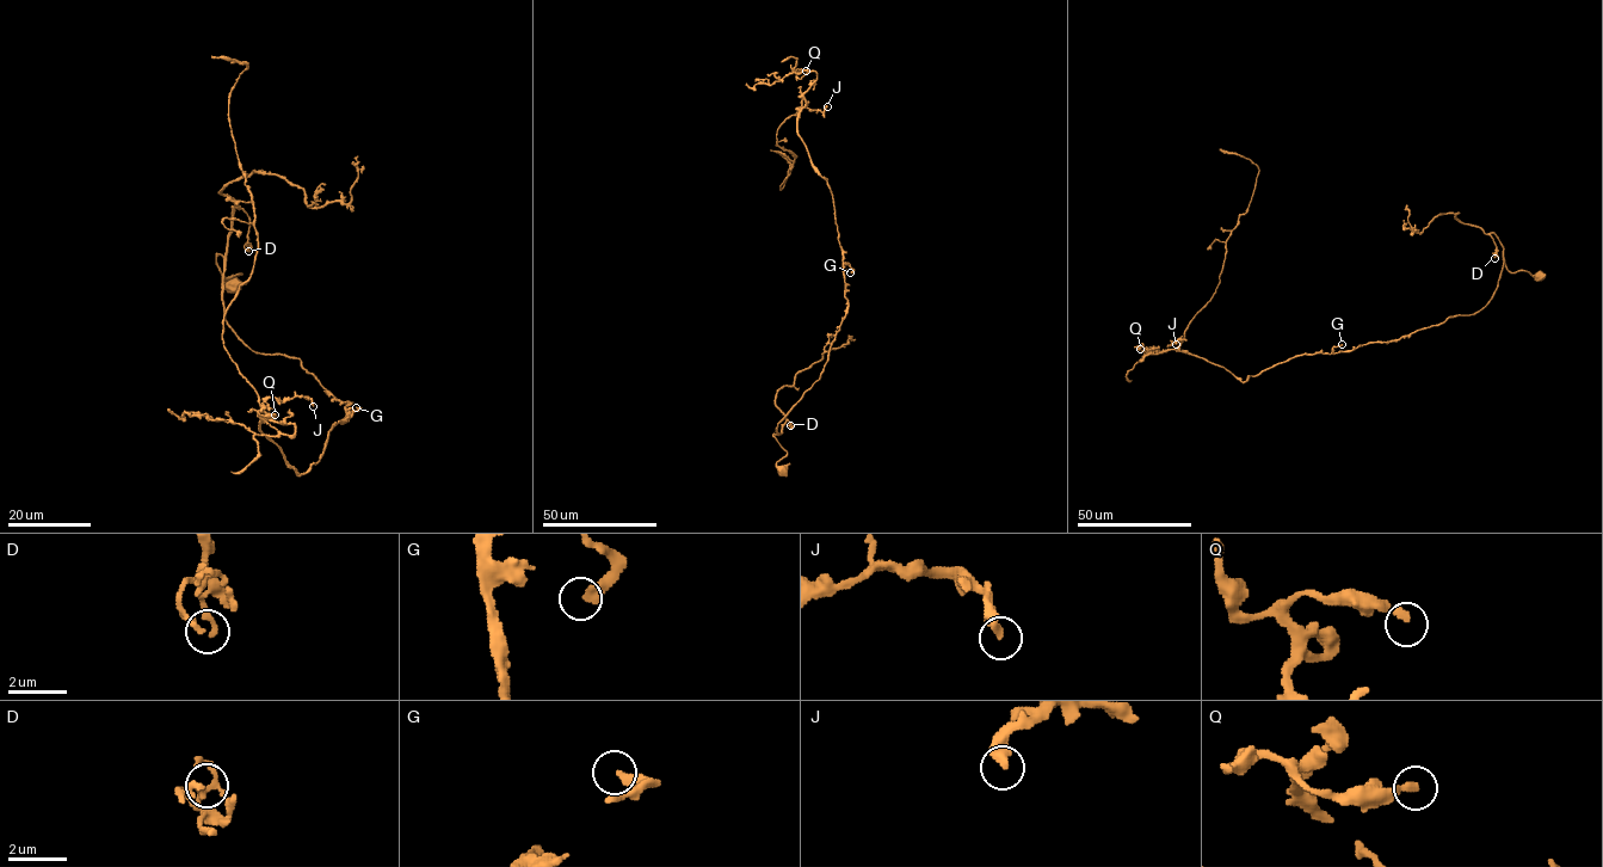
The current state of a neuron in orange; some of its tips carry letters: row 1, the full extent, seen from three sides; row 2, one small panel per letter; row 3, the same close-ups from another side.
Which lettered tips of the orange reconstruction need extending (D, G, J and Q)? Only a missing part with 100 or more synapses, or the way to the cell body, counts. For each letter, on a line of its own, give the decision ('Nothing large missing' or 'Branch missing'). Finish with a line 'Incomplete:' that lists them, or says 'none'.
D: Nothing large missing
G: Nothing large missing
J: Nothing large missing
Q: Nothing large missing
Incomplete: none

